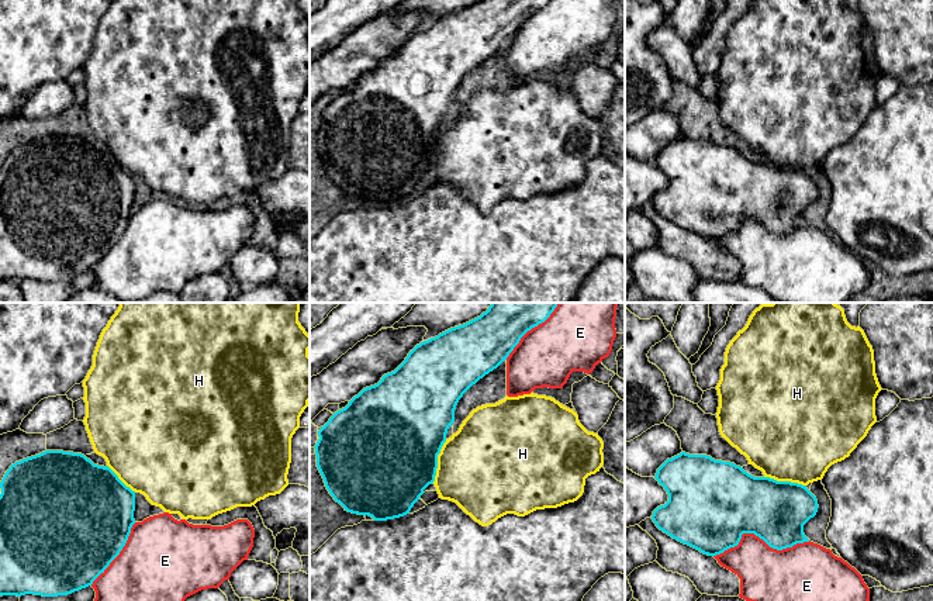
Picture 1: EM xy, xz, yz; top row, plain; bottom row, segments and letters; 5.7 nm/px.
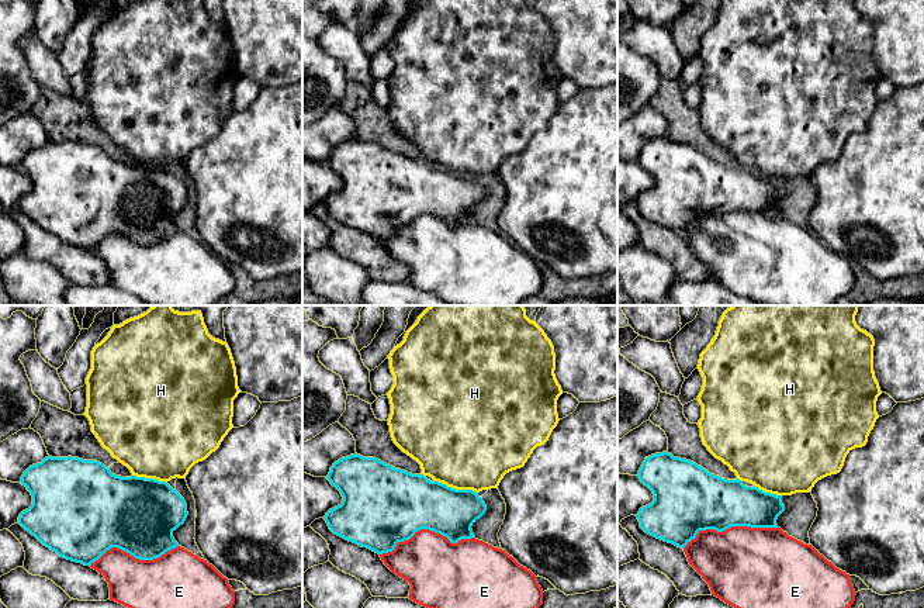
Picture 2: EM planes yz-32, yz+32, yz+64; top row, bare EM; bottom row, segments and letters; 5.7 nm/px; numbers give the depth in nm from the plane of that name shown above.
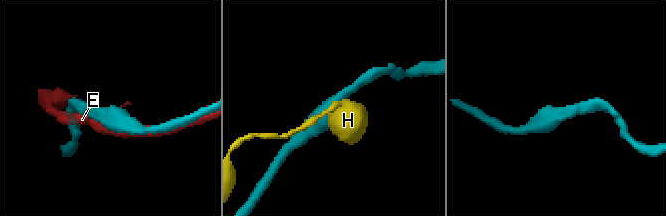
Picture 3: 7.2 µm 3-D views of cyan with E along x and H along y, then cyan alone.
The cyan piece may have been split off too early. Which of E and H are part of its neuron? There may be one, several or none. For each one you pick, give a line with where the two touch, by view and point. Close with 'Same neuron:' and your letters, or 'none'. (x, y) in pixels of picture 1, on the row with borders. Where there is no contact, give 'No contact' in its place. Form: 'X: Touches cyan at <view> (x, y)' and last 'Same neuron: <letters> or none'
Same neuron: none

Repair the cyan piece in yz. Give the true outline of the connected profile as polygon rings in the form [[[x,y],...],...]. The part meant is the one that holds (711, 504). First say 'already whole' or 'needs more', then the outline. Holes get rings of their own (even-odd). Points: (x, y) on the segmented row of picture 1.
already whole; [[[680,455],[667,459],[654,476],[668,494],[668,501],[653,511],[652,519],[656,526],[704,555],[716,556],[739,545],[743,533],[754,533],[770,548],[782,550],[796,543],[809,542],[804,533],[804,525],[816,515],[818,500],[806,486],[777,481],[770,477],[754,477],[730,462],[715,460],[706,455]]]

